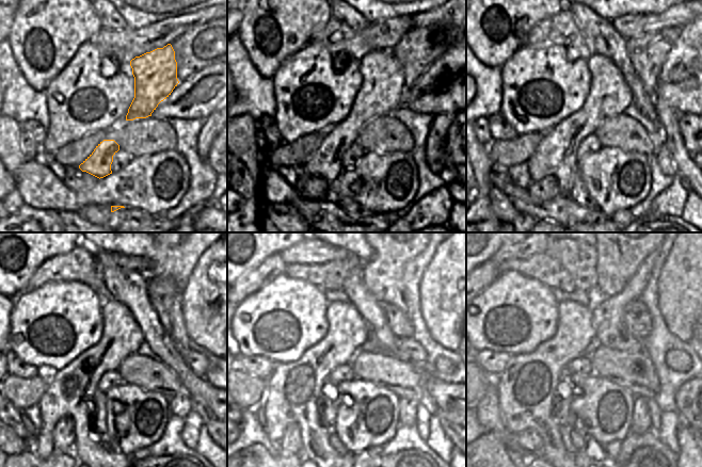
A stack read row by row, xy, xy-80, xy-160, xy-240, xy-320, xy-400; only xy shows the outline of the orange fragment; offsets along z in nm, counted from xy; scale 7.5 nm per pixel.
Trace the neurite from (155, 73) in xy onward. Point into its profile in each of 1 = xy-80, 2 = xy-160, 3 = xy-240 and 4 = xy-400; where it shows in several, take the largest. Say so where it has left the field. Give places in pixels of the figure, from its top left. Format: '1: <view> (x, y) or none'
1: xy-80 (382, 91)
2: xy-160 (608, 96)
3: xy-240 (73, 392)
4: xy-400 (527, 392)

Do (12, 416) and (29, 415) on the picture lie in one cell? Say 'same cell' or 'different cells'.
different cells

